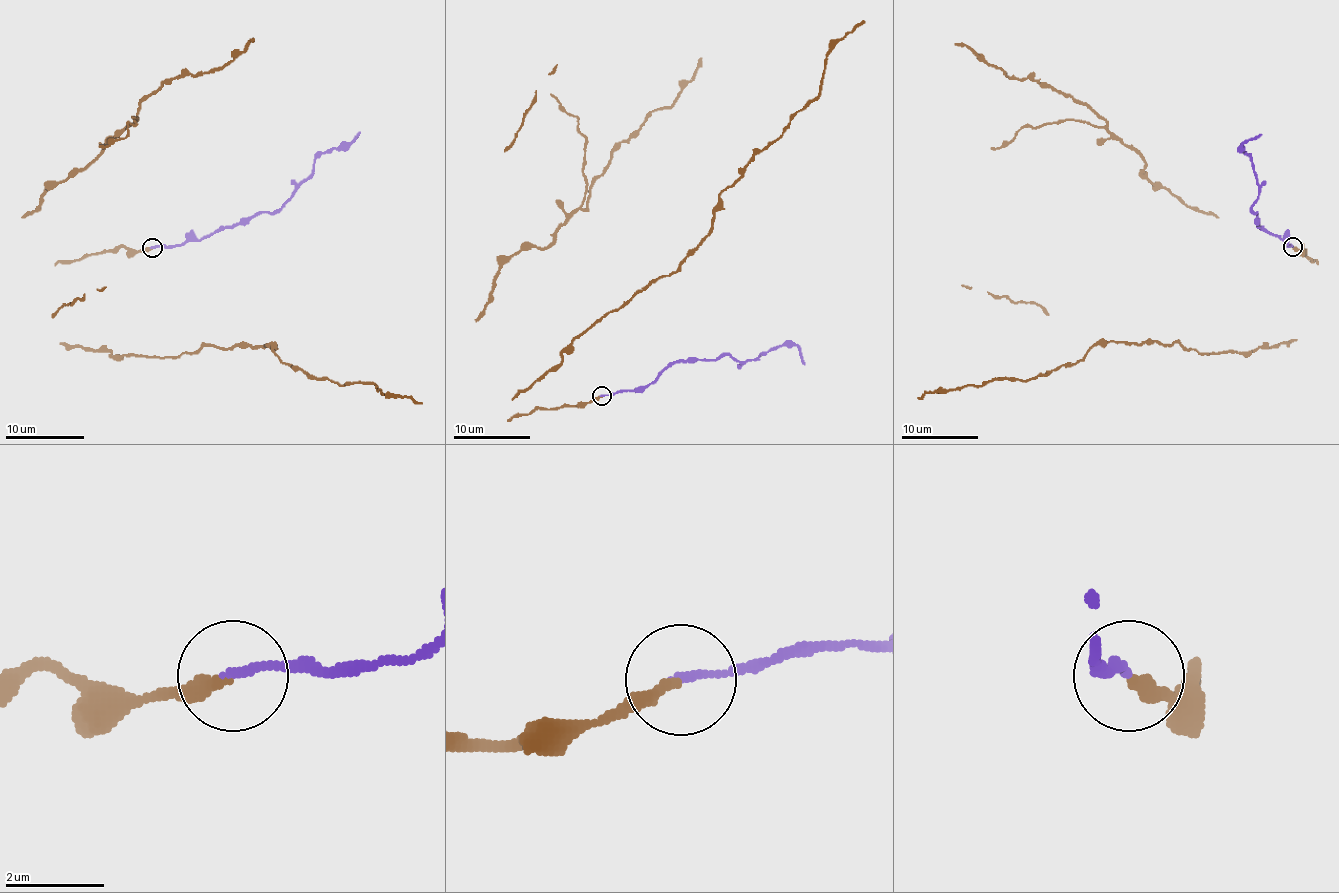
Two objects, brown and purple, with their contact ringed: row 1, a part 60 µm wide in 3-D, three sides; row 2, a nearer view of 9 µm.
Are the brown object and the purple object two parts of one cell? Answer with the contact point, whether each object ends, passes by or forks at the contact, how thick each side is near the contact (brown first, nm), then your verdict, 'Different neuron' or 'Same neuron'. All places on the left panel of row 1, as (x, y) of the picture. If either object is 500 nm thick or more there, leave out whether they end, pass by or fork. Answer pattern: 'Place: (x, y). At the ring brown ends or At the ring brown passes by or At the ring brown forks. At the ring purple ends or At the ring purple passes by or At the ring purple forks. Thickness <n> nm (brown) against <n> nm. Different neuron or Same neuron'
Place: (152, 247). At the ring brown ends. At the ring purple ends. Thickness 240 nm (brown) against 150 nm. Same neuron

